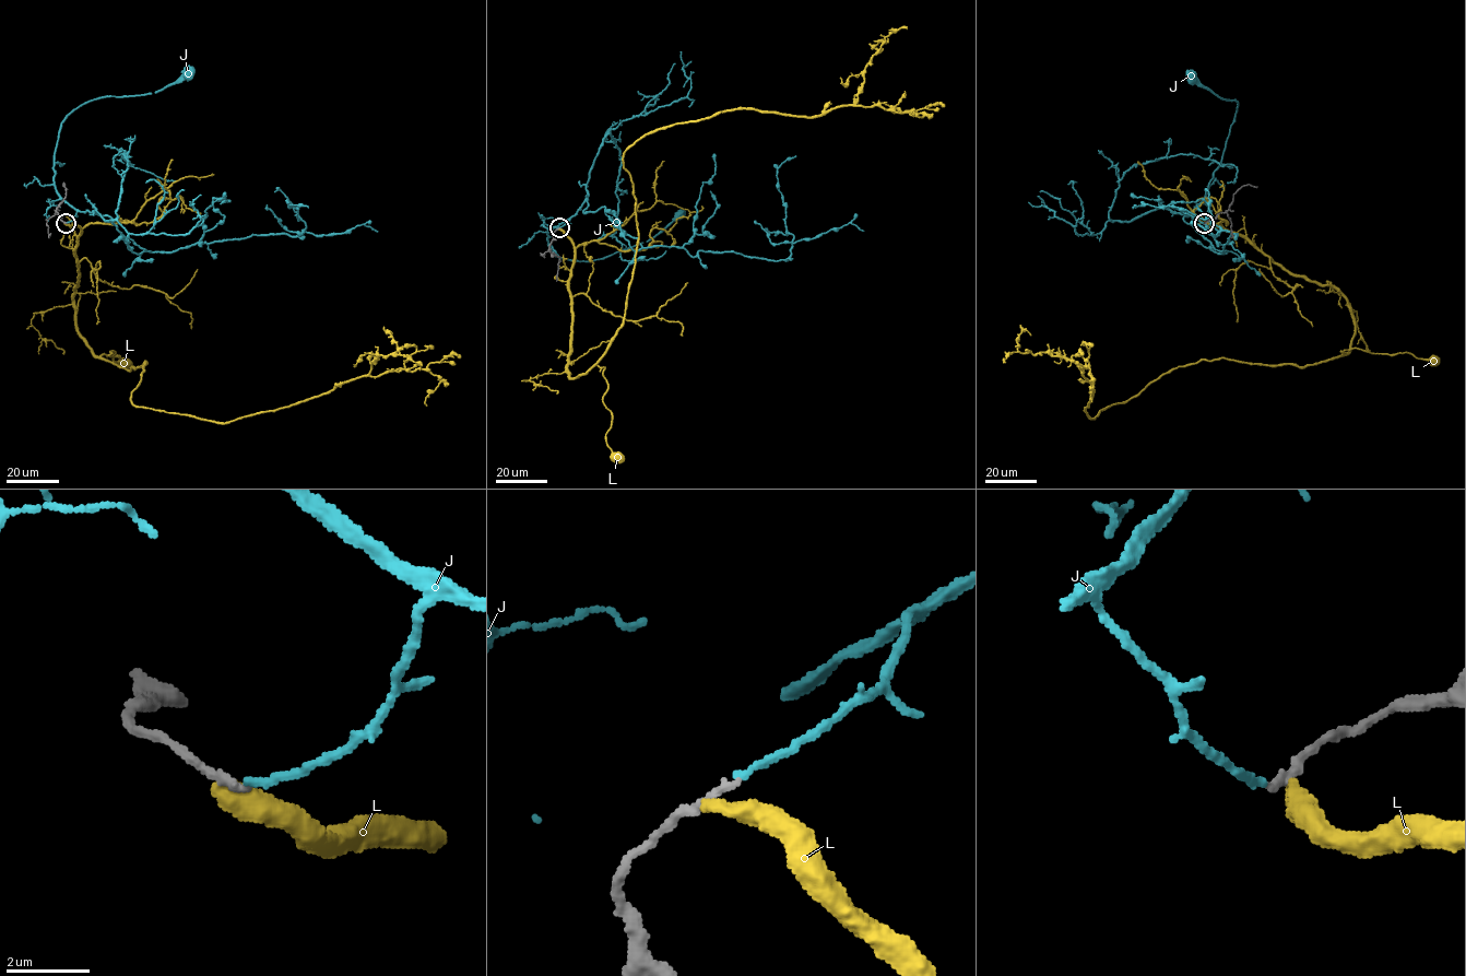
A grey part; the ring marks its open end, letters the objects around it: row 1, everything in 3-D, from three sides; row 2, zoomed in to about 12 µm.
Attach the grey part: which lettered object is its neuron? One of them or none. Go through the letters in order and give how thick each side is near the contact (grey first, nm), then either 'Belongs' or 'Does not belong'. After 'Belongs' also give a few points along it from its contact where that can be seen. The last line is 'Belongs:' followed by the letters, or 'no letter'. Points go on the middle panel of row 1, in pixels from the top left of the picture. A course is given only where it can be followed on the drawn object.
J: Thickness 180 nm (grey) against 180 nm. Belongs. Its course: (559, 227), (570, 218), (548, 233), (547, 243), (552, 250), (563, 258), (591, 261), (648, 242), (678, 214)
L: Thickness 260 nm (grey) against 400 nm. Does not belong
Belongs: J

